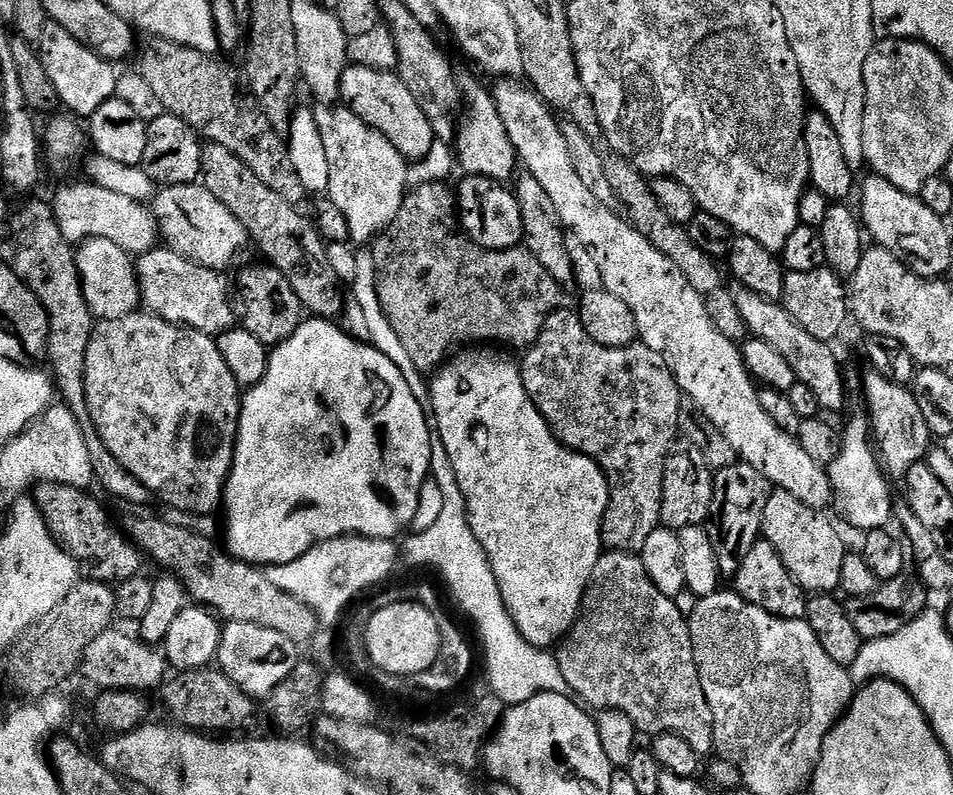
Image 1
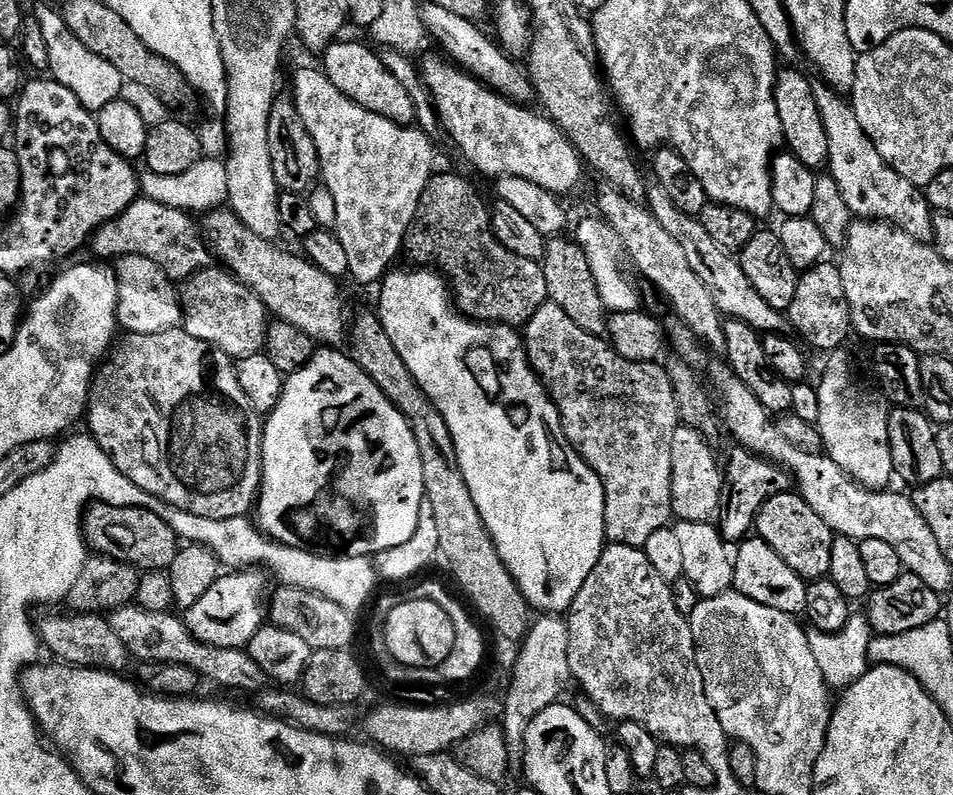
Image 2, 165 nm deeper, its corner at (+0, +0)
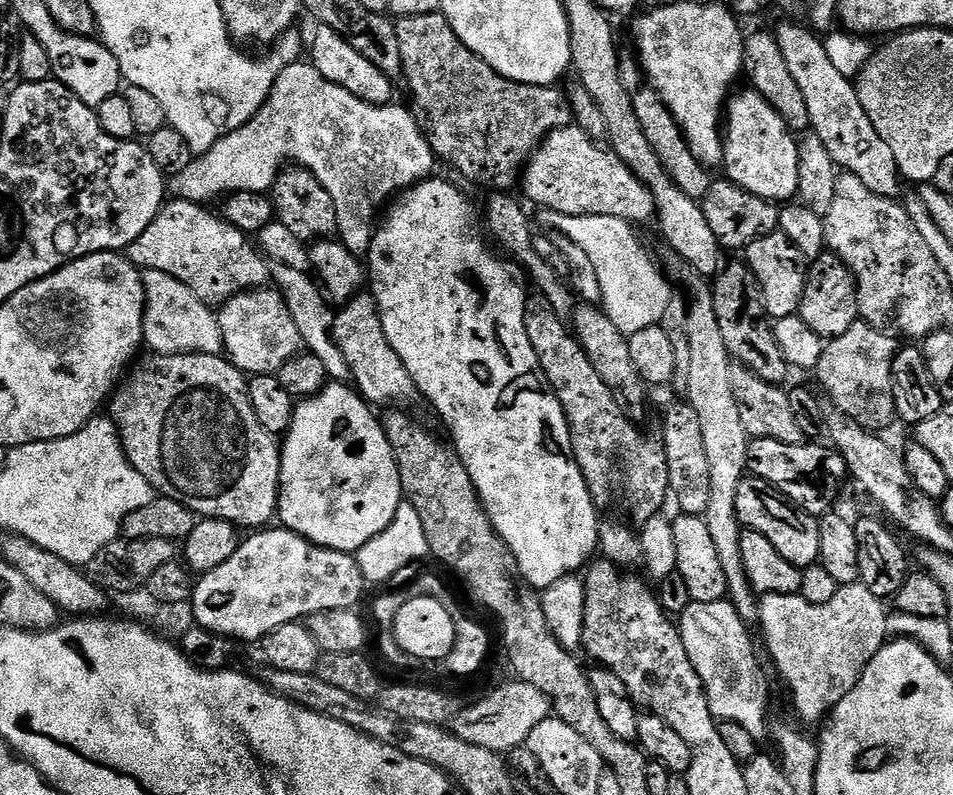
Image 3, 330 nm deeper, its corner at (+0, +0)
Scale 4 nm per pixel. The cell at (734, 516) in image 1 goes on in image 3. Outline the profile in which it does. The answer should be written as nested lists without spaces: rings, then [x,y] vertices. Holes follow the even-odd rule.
[[[751,439],[747,448],[748,472],[767,484],[774,485],[782,495],[792,503],[817,518],[827,515],[842,488],[843,480],[847,479],[848,468],[845,459],[835,449],[827,445],[820,446],[818,442],[805,442],[803,444],[788,444],[776,442],[773,439]]]

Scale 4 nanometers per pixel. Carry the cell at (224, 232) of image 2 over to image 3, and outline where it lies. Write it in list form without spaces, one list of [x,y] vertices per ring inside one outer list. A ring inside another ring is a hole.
[[[357,294],[341,308],[344,309],[336,312],[332,333],[342,354],[346,354],[354,386],[360,395],[372,406],[392,406],[400,402],[396,400],[417,399],[414,378],[410,378],[410,370],[406,370],[394,346],[390,346],[390,338],[386,338],[386,330],[380,317],[380,306],[375,298],[371,294]]]

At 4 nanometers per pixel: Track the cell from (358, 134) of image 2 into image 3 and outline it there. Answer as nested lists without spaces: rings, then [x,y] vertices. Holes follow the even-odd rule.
[[[311,62],[291,64],[282,70],[282,74],[278,74],[258,114],[254,114],[246,126],[227,132],[221,140],[214,142],[210,150],[199,153],[192,159],[190,166],[186,166],[186,170],[171,176],[166,184],[167,191],[175,199],[205,206],[211,205],[211,200],[219,201],[233,192],[268,194],[281,168],[291,162],[312,172],[314,178],[326,186],[326,194],[334,198],[336,232],[340,243],[345,244],[356,257],[363,257],[372,245],[374,229],[378,224],[376,211],[413,184],[429,179],[433,175],[432,167],[438,164],[415,115],[407,107],[399,108],[398,104],[362,102],[362,98],[354,98],[350,90],[322,78]]]

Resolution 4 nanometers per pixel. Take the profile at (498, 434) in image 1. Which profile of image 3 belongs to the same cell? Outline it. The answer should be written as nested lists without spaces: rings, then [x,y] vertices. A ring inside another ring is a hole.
[[[436,179],[422,180],[399,193],[400,204],[393,203],[388,221],[385,224],[383,221],[375,229],[372,245],[366,253],[366,276],[370,281],[370,294],[380,306],[382,326],[386,330],[386,338],[390,338],[390,346],[394,346],[406,370],[410,370],[410,378],[414,378],[417,393],[421,397],[425,396],[432,403],[433,410],[444,419],[444,424],[452,435],[451,443],[454,445],[454,451],[458,459],[466,466],[470,474],[470,482],[474,482],[476,493],[480,495],[480,500],[484,504],[494,530],[506,542],[510,554],[514,554],[520,576],[529,588],[543,590],[554,586],[558,578],[579,573],[597,555],[602,520],[601,517],[596,517],[598,509],[586,486],[586,478],[582,478],[582,470],[576,459],[572,457],[572,439],[568,429],[568,419],[558,398],[548,385],[548,379],[544,377],[544,371],[538,362],[538,354],[534,354],[534,346],[526,330],[524,319],[528,313],[529,293],[524,292],[523,286],[516,281],[515,274],[492,253],[493,245],[486,239],[486,232],[482,227],[482,216],[477,205],[475,208],[468,201],[469,197],[459,187],[456,186],[456,189],[454,185]]]

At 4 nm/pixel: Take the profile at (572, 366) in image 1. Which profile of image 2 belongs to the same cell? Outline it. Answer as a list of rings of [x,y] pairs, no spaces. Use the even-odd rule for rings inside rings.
[[[554,303],[543,304],[538,310],[538,314],[534,314],[534,318],[530,318],[530,322],[524,325],[522,329],[522,339],[524,348],[528,351],[528,361],[531,362],[533,370],[540,377],[540,382],[545,390],[548,391],[548,397],[556,403],[556,409],[560,415],[560,421],[564,427],[566,438],[574,446],[574,450],[584,461],[591,466],[594,474],[598,474],[598,478],[604,487],[604,535],[611,543],[621,544],[622,546],[630,546],[631,548],[643,549],[646,542],[650,542],[650,537],[657,530],[669,527],[673,523],[672,515],[672,463],[670,462],[670,442],[674,442],[674,430],[681,425],[678,406],[675,404],[674,387],[672,387],[670,378],[667,376],[667,370],[663,363],[657,362],[647,364],[646,362],[630,362],[626,358],[622,358],[622,354],[618,354],[612,349],[612,345],[608,343],[604,336],[595,336],[586,330],[582,330],[582,326],[570,318],[570,314],[566,314],[566,310],[562,310],[562,306]]]

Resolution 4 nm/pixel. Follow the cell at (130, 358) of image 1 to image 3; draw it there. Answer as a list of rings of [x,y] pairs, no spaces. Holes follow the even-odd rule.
[[[148,354],[148,357],[137,359],[131,365],[130,371],[121,379],[118,387],[110,397],[110,408],[112,413],[110,419],[116,425],[116,433],[120,436],[120,445],[124,447],[124,453],[132,468],[150,482],[150,486],[160,496],[168,496],[172,500],[182,502],[190,511],[195,512],[197,517],[210,520],[225,520],[239,526],[241,529],[260,530],[273,523],[278,512],[280,502],[280,450],[281,445],[277,437],[262,430],[258,418],[254,418],[254,406],[250,406],[250,394],[248,393],[248,380],[245,373],[236,368],[231,360],[223,355],[211,356],[210,354],[182,354],[181,356],[161,356],[159,354]]]

